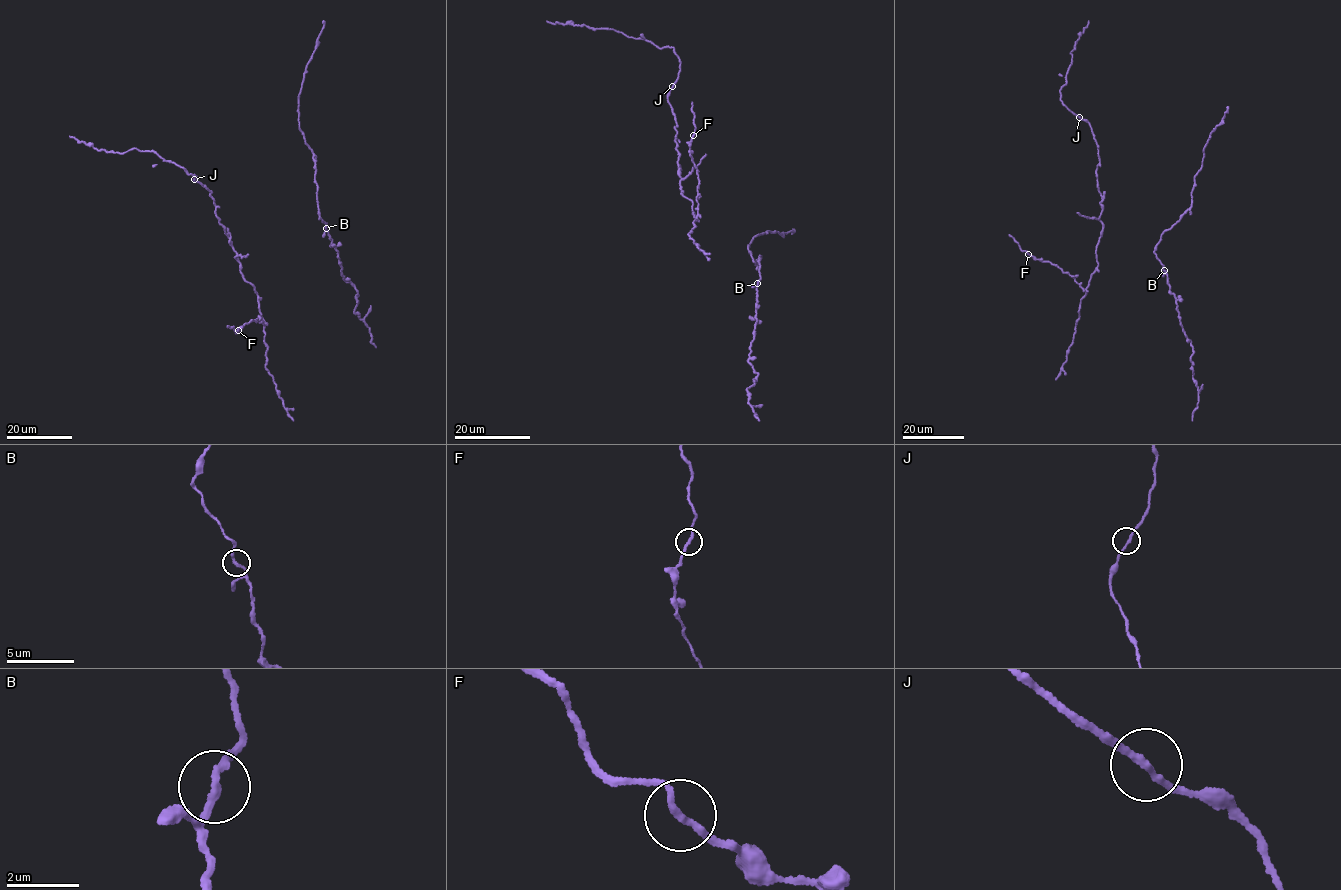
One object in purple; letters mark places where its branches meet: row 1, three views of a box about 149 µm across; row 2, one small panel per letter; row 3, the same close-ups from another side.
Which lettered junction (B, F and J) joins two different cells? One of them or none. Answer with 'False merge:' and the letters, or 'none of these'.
False merge: none of these

